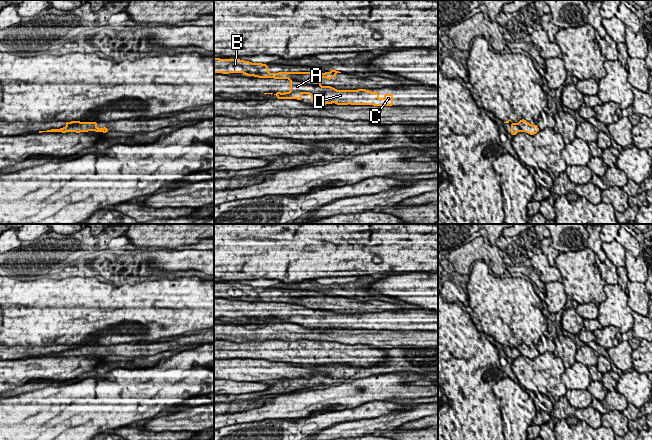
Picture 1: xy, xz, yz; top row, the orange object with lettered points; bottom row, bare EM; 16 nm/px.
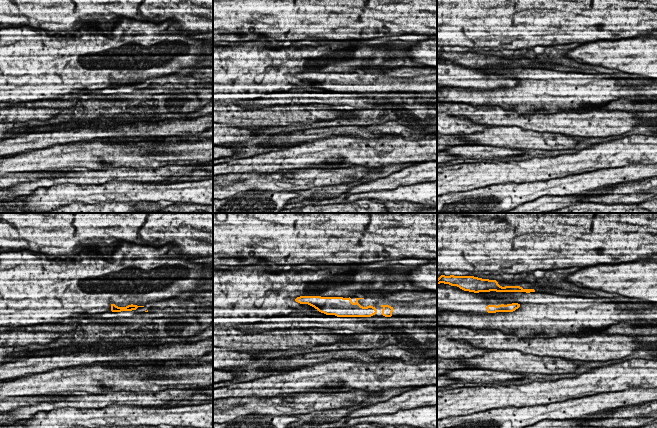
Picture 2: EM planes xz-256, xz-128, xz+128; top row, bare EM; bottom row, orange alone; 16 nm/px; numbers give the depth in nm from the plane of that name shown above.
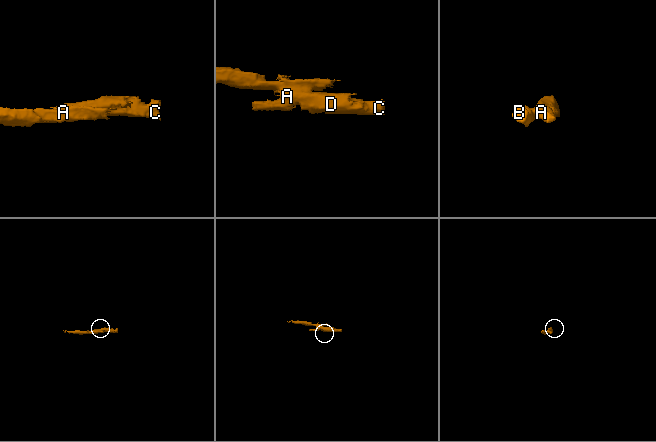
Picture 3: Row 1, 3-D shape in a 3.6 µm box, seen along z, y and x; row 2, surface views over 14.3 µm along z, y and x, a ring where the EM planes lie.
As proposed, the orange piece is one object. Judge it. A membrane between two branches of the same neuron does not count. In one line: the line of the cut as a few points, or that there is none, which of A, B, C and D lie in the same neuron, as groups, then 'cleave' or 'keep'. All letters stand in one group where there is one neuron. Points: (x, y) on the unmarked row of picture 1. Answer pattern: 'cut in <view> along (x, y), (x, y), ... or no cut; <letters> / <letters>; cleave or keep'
cut in xz along (290, 303), (320, 309); A C D / B; cleave

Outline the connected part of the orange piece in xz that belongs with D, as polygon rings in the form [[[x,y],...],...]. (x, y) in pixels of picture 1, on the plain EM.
[[[290,304],[290,315],[289,316],[276,316],[274,319],[277,323],[297,323],[302,324],[301,318],[309,318],[311,320],[311,325],[319,325],[319,328],[326,329],[335,327],[337,329],[373,329],[373,330],[393,330],[393,318],[383,318],[384,322],[379,322],[379,316],[371,316],[366,313],[358,314],[337,314],[331,310],[321,310],[321,309],[308,309],[303,305]]]

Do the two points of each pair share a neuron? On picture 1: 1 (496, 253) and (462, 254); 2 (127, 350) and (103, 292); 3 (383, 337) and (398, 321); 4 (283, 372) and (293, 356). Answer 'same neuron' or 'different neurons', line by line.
1: same neuron
2: different neurons
3: different neurons
4: different neurons

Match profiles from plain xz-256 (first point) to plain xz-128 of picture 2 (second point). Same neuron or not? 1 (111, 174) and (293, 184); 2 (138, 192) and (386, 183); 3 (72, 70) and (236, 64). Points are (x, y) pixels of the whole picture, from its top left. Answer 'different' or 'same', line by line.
1: same
2: different
3: same

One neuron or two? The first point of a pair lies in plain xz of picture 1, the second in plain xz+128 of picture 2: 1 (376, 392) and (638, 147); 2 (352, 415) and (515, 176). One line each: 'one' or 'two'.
1: one
2: two

